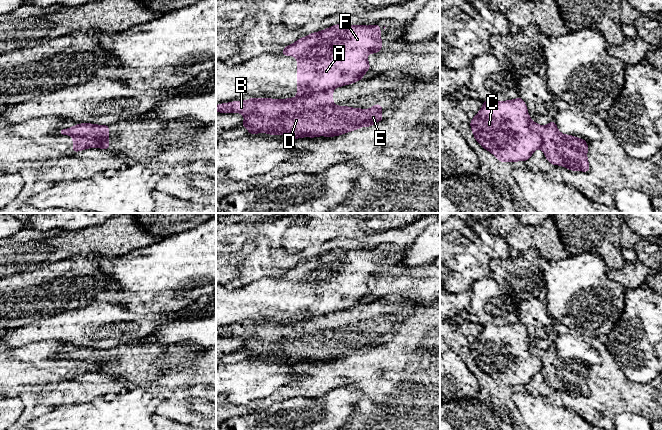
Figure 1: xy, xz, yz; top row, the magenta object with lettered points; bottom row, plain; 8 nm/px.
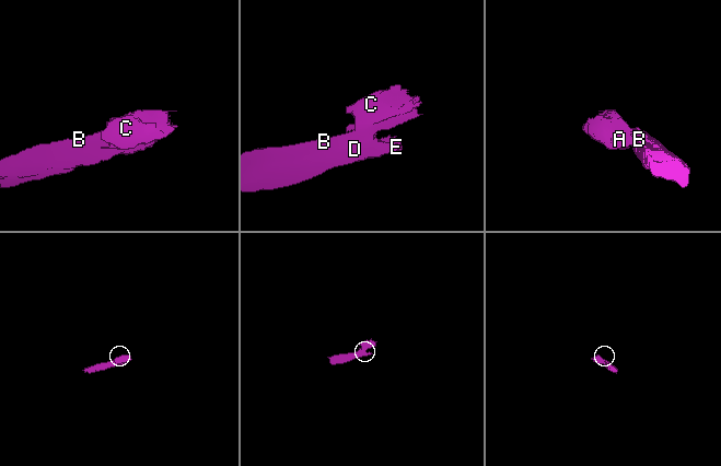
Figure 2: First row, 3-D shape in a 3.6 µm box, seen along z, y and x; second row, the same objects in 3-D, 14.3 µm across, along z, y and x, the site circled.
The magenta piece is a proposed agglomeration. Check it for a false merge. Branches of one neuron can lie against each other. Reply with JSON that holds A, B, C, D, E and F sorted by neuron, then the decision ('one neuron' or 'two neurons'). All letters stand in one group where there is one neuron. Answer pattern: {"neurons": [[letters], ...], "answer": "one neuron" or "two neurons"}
{"neurons": [["A", "C", "F"], ["B", "D", "E"]], "answer": "two neurons"}

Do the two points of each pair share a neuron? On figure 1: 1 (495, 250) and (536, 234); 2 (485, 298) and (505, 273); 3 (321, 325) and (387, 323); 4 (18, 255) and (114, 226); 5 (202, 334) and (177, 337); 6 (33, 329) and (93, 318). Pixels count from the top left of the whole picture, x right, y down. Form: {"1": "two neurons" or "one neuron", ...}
{"1": "two neurons", "2": "two neurons", "3": "one neuron", "4": "one neuron", "5": "one neuron", "6": "one neuron"}

